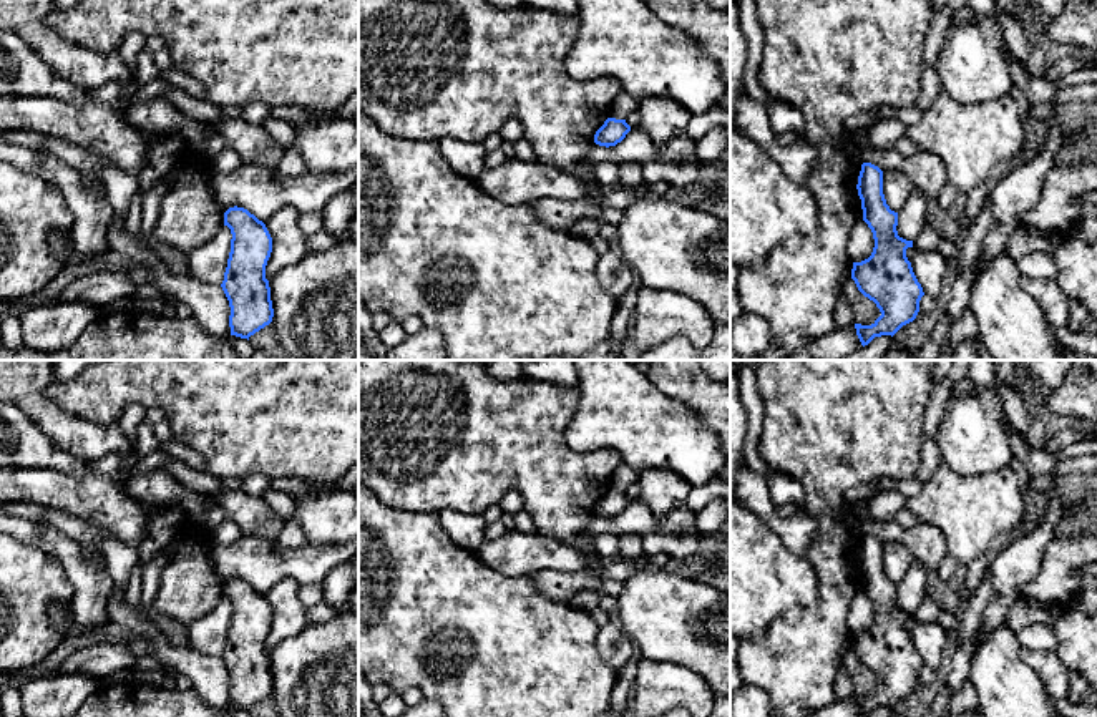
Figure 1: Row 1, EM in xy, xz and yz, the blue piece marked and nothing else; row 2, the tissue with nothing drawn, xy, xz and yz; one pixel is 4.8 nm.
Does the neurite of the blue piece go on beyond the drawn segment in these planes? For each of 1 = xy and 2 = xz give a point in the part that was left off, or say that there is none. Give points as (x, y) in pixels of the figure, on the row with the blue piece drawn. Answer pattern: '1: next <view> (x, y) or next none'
1: next none
2: next none

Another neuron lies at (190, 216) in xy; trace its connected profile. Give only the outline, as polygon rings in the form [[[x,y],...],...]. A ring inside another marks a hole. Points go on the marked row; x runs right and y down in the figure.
[[[186,146],[169,171],[153,237],[189,254],[224,227],[224,211],[209,186],[214,169],[214,161]]]

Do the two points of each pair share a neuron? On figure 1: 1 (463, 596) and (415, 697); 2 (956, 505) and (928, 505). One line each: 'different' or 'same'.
1: different
2: same

